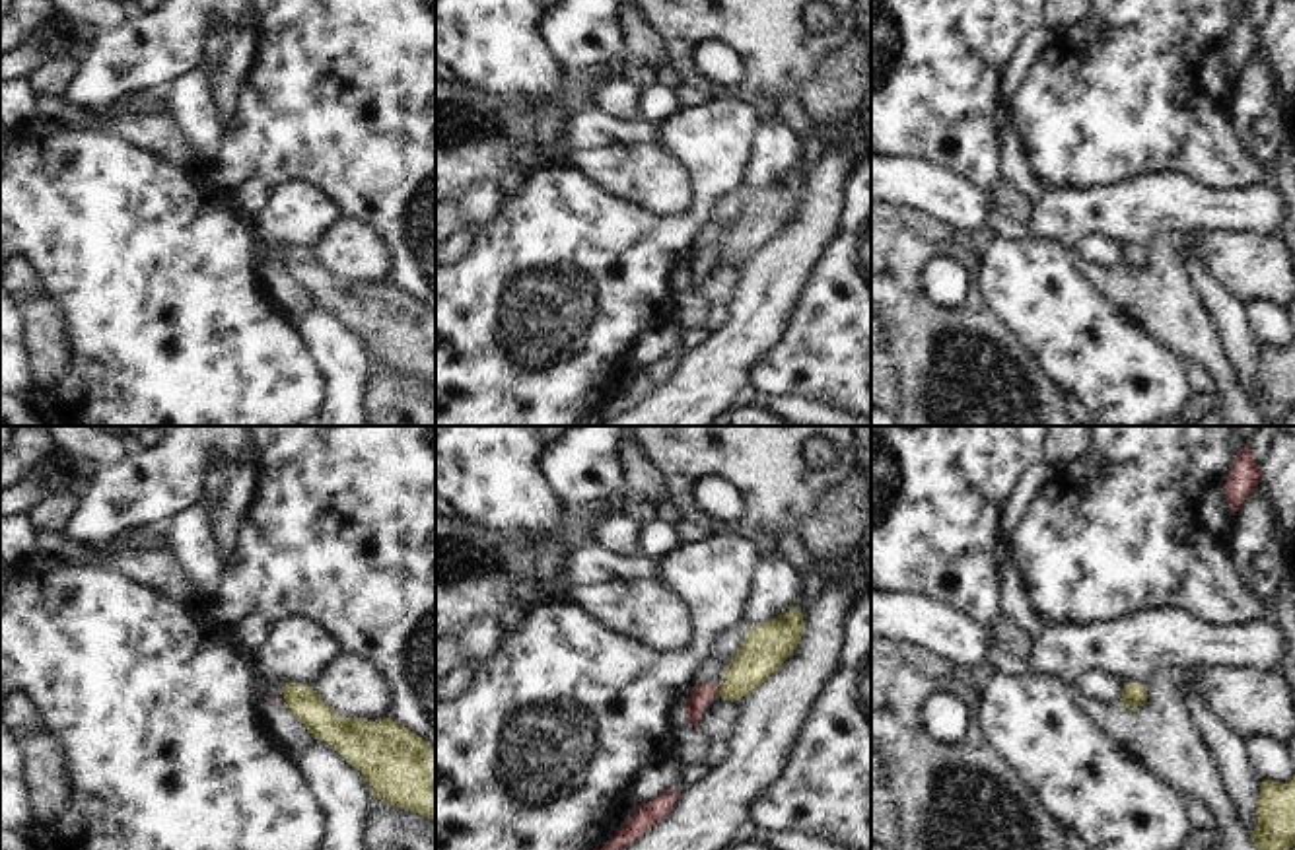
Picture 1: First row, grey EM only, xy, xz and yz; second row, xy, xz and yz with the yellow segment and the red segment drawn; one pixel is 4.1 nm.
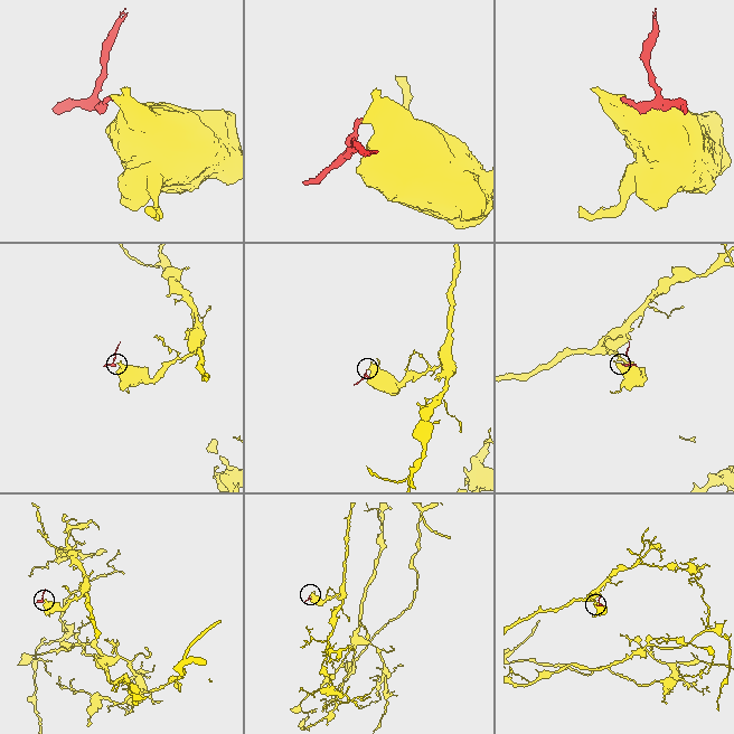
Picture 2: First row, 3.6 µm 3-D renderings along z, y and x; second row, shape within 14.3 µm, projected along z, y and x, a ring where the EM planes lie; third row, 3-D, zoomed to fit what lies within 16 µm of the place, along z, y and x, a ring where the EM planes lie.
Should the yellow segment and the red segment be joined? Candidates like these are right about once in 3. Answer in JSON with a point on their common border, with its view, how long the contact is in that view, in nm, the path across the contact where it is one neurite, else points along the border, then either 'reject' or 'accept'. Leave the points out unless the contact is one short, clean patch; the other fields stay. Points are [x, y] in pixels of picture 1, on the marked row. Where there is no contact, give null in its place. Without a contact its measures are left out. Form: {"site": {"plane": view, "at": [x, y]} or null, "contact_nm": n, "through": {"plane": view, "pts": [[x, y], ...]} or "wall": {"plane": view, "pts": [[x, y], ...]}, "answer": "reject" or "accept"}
{"site": {"plane": "xz", "at": [720, 689]}, "contact_nm": 50, "wall": {"plane": "xz", "pts": [[720, 683], [716, 693]]}, "answer": "reject"}

